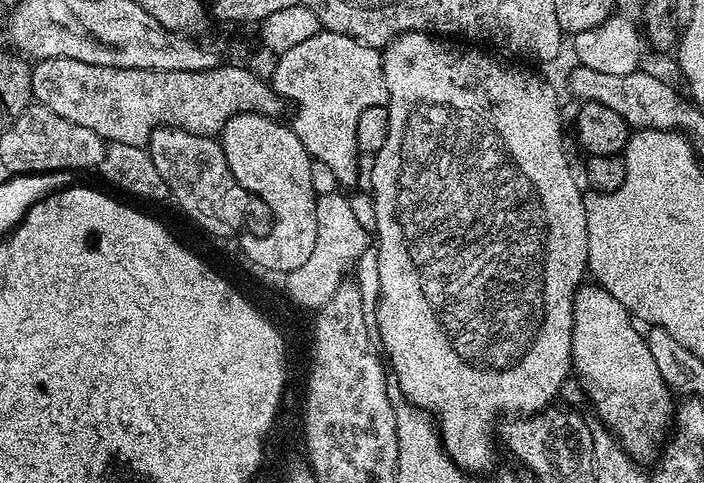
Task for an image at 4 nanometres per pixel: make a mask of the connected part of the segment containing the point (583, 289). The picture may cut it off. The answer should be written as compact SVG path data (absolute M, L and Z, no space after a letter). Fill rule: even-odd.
M595 282L581 284L574 298L574 326L572 327L572 372L580 379L588 400L592 403L595 419L605 424L619 440L625 452L637 462L657 459L666 437L674 424L674 393L662 378L650 354L650 346L643 331L635 328L632 313L606 289Z

